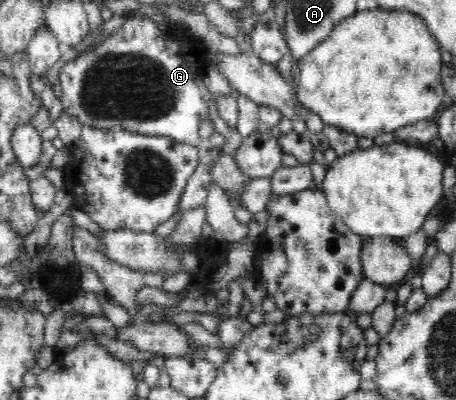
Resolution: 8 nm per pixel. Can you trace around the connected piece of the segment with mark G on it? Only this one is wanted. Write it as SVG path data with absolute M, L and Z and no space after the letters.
M132 17L132 19L126 19L118 31L115 31L108 37L105 37L104 40L102 40L97 46L87 48L87 50L86 48L83 48L83 50L80 48L76 58L68 61L68 63L64 63L64 67L60 70L59 84L62 88L62 97L60 97L59 101L62 104L62 113L76 117L83 126L88 125L94 129L112 129L113 127L121 127L122 129L127 129L132 133L142 133L144 135L153 136L168 136L173 140L178 140L179 142L196 146L201 152L216 149L216 147L222 147L224 143L226 143L226 139L220 133L214 131L209 138L202 138L198 134L198 125L200 125L200 122L204 121L204 119L210 119L208 114L208 102L213 98L213 95L208 91L206 85L204 85L205 71L210 64L210 61L207 59L209 49L206 48L206 45L204 45L201 40L187 35L188 30L184 25L179 25L177 27L162 34L160 27L158 27L158 25L152 21L150 17Z

